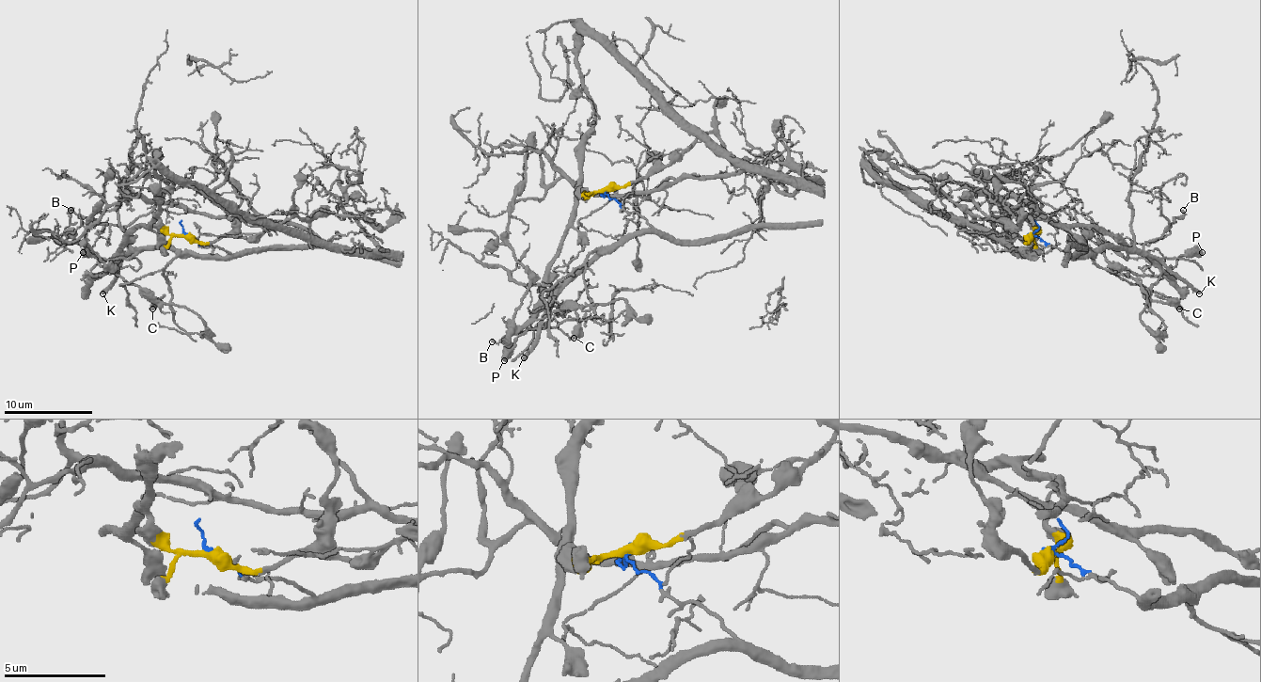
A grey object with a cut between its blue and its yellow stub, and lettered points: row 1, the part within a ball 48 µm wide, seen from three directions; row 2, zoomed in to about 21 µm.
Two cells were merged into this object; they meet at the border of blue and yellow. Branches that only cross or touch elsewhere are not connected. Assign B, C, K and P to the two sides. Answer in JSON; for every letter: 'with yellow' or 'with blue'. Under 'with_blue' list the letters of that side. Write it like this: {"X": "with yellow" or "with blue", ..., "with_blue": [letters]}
{"B": "with blue", "C": "with yellow", "K": "with blue", "P": "with yellow", "with_blue": ["B", "K"]}

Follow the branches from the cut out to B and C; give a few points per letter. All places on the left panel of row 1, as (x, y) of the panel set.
B: (185, 234), (228, 256), (132, 249), (120, 227), (70, 209)
C: (185, 234), (169, 234), (156, 216), (120, 245), (114, 269), (156, 303), (152, 309)

